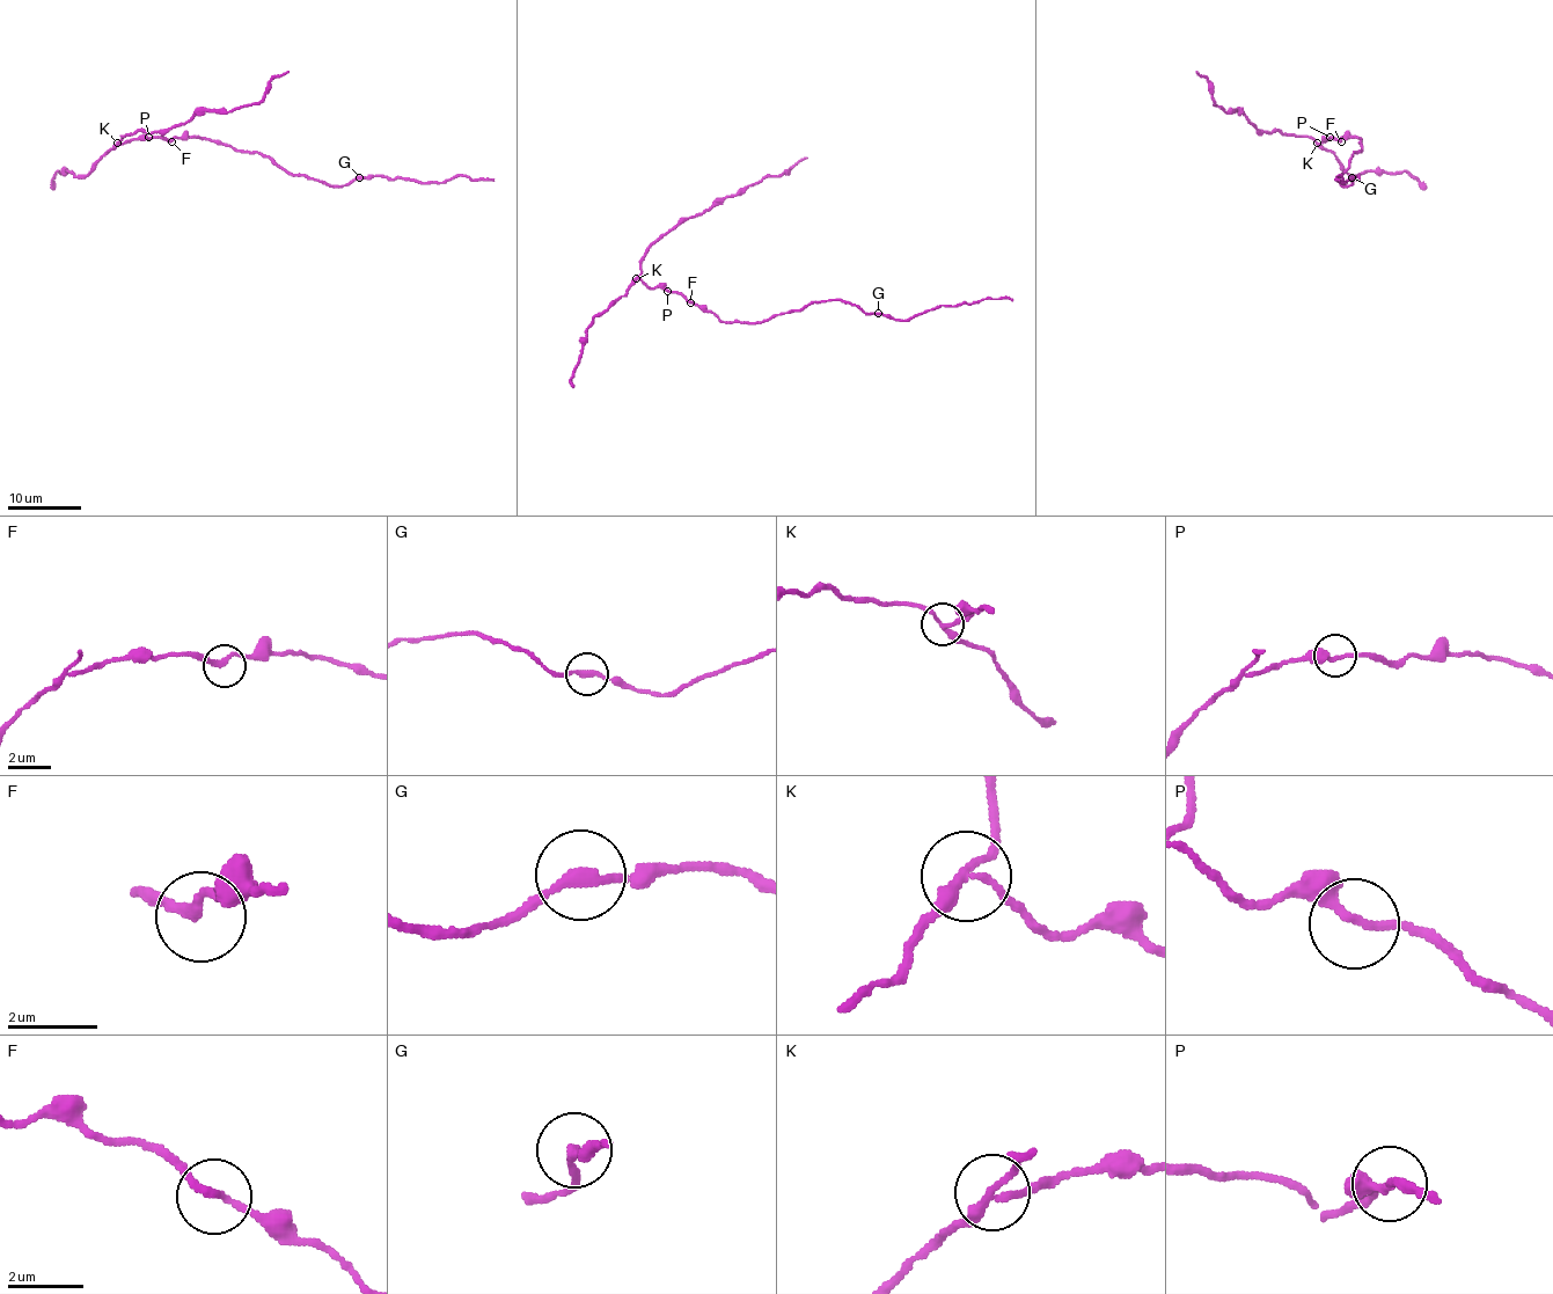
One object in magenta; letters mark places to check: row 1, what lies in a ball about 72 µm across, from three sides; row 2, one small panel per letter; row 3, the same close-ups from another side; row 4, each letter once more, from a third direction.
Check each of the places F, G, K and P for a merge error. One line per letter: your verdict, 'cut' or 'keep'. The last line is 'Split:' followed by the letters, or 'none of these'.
F: keep
G: keep
K: cut
P: keep
Split: K

